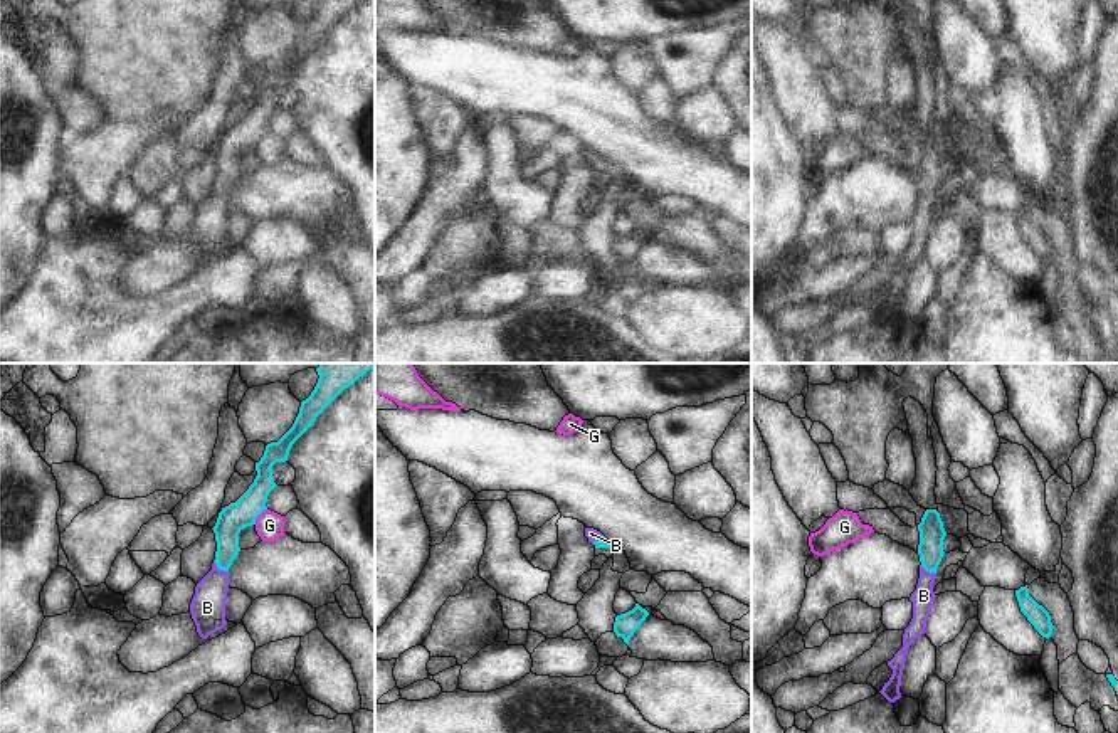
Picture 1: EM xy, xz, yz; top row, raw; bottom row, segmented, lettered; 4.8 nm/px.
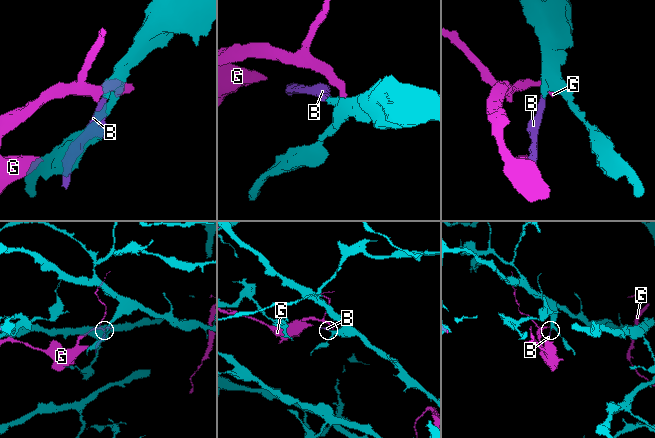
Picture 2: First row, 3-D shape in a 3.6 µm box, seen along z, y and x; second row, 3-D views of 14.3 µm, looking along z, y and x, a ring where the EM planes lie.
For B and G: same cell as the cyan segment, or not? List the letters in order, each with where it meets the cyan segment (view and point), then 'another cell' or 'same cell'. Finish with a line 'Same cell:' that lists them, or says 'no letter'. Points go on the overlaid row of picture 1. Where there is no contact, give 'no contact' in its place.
B: xy (221, 569) | same cell
G: xy (258, 515) | another cell
Same cell: B

